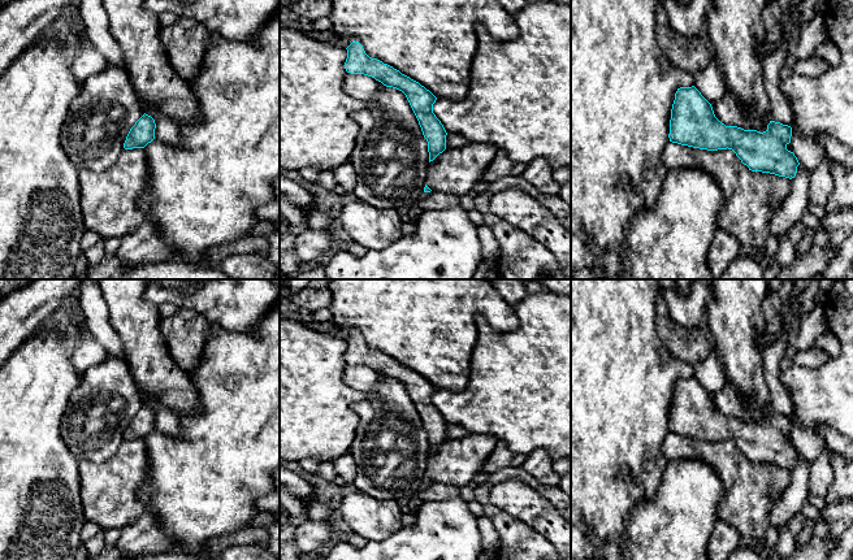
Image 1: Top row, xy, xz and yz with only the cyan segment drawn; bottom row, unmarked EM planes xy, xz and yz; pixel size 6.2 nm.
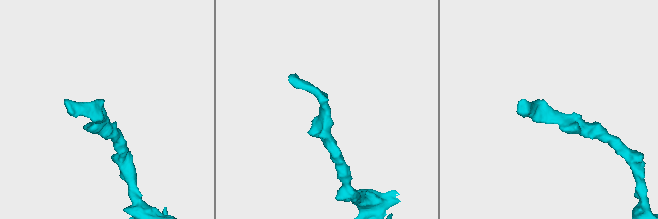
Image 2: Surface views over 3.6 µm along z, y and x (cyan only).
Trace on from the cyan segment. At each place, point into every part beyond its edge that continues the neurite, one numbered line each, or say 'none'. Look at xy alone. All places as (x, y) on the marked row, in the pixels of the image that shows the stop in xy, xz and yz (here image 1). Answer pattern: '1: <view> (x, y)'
none

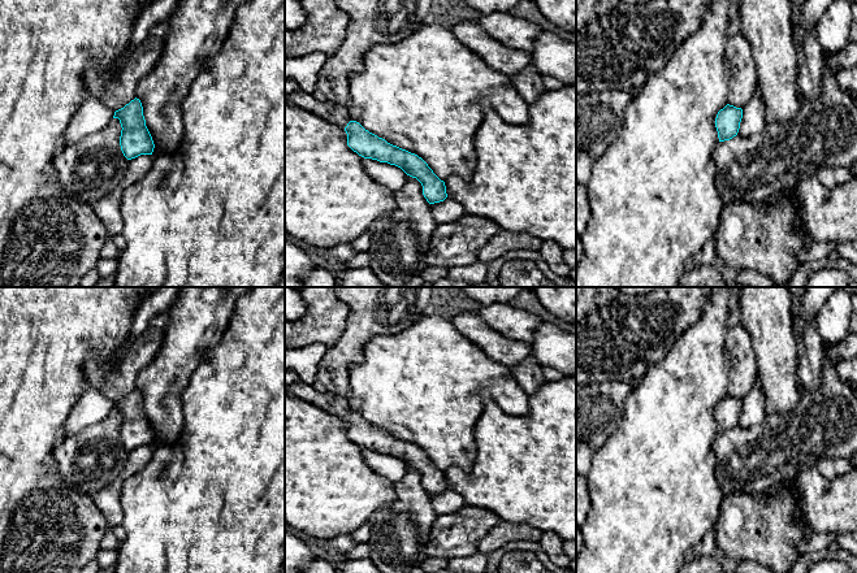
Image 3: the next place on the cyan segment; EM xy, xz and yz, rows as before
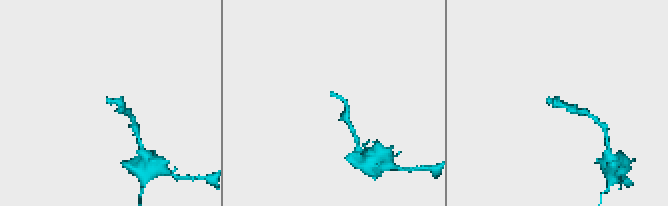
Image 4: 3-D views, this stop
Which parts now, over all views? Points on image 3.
1: xz (333, 113)

